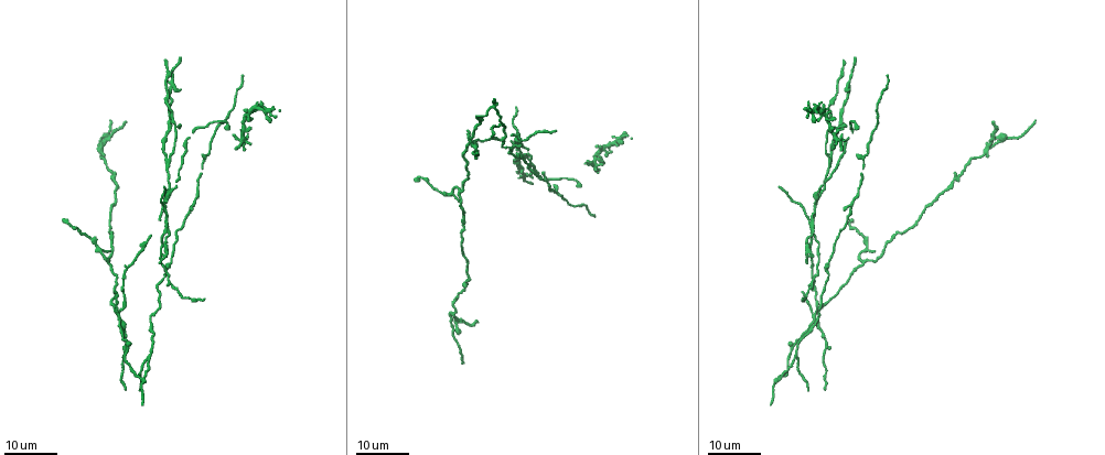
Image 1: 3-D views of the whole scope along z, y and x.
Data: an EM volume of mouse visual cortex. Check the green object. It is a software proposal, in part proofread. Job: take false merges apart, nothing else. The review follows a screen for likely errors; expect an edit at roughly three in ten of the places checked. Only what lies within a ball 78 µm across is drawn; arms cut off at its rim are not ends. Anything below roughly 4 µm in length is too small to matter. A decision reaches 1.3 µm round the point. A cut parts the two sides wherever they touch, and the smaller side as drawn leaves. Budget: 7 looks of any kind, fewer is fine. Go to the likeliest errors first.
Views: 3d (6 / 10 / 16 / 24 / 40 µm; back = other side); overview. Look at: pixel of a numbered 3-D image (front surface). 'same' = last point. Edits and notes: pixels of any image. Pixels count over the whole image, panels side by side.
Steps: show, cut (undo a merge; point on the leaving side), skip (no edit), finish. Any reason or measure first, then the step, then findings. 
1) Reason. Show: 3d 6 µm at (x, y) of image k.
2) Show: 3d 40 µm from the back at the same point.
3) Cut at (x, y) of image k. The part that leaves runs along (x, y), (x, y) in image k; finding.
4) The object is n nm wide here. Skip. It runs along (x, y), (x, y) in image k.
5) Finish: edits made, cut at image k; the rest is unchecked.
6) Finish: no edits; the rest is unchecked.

Looks like a crossing. Show: 3d 24 µm at (121, 317) of image 1.

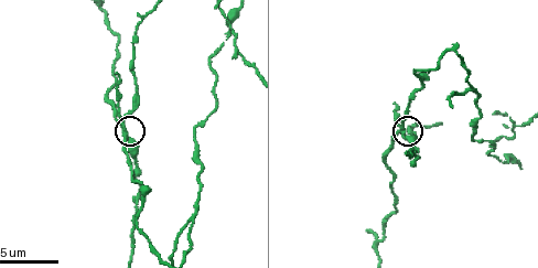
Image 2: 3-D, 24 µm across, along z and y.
Show: 3d 6 µm at (405, 131) of image 2.

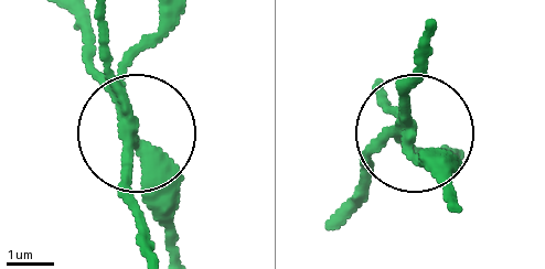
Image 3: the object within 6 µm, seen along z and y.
Cut at (142, 183) of image 3. The part that leaves runs along (134, 131), (169, 246) in image 3; a second cell is stuck on.

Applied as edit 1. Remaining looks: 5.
Side arm on a straight run. Show: 3d 10 µm at (192, 215) of image 2.

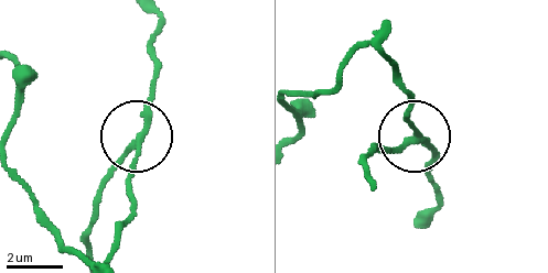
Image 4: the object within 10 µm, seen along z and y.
The side arm is 8 µm long. Cut at (119, 162) of image 4. The part that leaves runs along (142, 127), (104, 188), (87, 252) in image 4; a second cell is stuck on.

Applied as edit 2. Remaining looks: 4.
Three arms meet. Show: 3d 16 µm at (980, 155) of image 1.

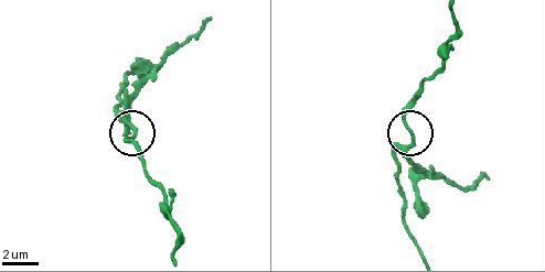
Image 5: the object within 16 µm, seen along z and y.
Show: 3d 10 µm at (411, 143) of image 5.

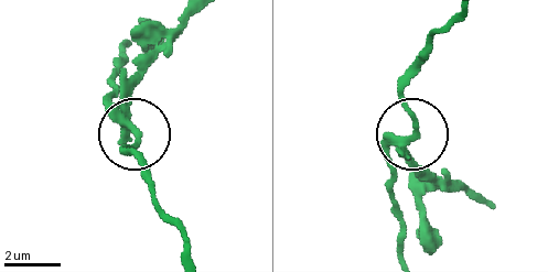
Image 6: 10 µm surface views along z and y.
3 arms meet here. Cut at (135, 79) of image 6. The part that leaves runs along (119, 110), (126, 84), (197, 13) in image 6; two cells meet here.

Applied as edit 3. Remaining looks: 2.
Finish: edits made, cut at image 3, cut at image 4, cut at image 6; the rest is unchecked.

